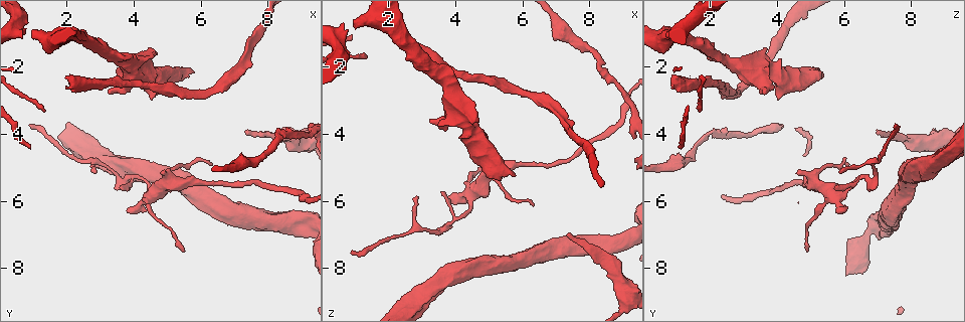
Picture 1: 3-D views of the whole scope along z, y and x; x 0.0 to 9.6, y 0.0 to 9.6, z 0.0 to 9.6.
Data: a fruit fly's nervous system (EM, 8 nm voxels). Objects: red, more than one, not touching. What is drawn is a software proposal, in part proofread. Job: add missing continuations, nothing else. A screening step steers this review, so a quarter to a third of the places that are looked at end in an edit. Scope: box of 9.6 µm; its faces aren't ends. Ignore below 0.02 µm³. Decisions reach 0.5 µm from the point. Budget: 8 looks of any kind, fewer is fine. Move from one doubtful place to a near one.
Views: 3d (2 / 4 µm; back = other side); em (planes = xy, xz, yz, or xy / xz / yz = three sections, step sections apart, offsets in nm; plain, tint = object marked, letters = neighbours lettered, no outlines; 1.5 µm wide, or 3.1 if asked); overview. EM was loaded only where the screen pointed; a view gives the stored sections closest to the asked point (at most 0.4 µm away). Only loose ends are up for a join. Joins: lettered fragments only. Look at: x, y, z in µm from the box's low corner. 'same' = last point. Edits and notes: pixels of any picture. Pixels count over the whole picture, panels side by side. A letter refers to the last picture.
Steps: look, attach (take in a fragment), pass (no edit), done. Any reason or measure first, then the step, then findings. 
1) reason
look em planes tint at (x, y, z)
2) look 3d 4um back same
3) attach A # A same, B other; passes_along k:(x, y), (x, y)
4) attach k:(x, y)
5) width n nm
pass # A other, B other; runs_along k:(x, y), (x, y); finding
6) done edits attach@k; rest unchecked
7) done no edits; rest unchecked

an open end
look em planes letters at (0.85, 3.75, 7.55)

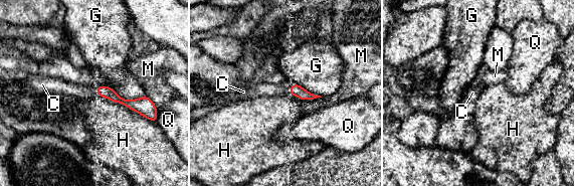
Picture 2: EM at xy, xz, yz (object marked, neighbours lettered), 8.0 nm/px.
longest_contact H 500 nm
attach C # C same, G other, H other, M other, Q other; it goes on there

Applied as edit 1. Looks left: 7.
redraw
look overview

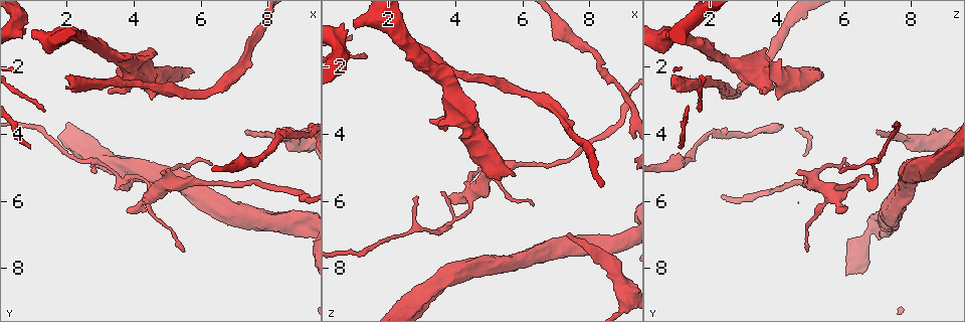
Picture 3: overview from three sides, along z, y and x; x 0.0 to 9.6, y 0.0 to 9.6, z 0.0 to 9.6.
branch stops here
look 3d 4um at (1.95, 2.60, 0.90)

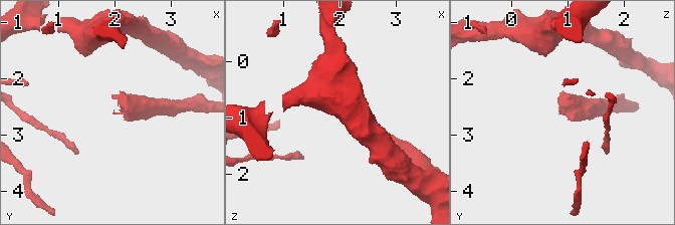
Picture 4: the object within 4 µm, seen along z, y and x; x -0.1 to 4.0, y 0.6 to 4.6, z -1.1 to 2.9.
look em planes letters at (1.95, 2.60, 0.90)

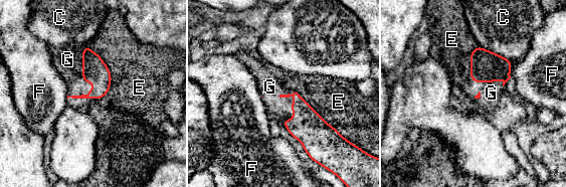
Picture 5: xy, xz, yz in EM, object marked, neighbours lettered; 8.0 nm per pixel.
attach G # C other, E other, F other, G same; it goes on there

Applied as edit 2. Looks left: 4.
see it whole again
look overview

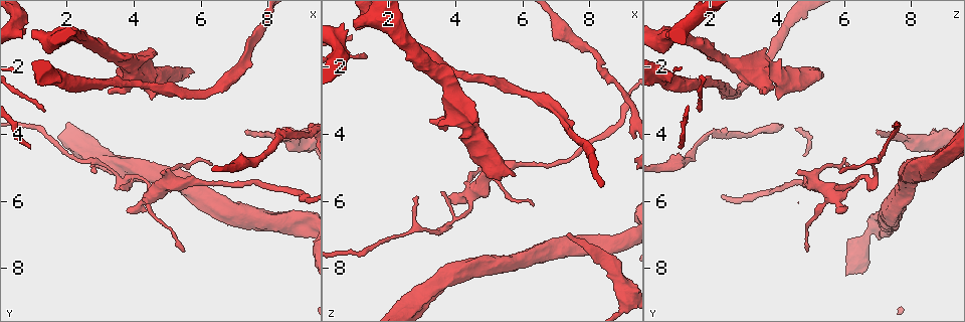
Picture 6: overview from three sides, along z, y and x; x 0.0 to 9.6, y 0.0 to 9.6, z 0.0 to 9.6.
free end
look em yz step 4 letters at (1.05, 1.25, 0.70)

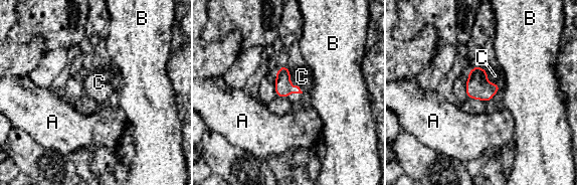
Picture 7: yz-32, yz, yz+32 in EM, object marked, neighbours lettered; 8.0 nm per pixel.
attach C # A other, B other, C same; it goes on there

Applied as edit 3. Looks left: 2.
done edits attach@2, attach@5, attach@7; rest unchecked

